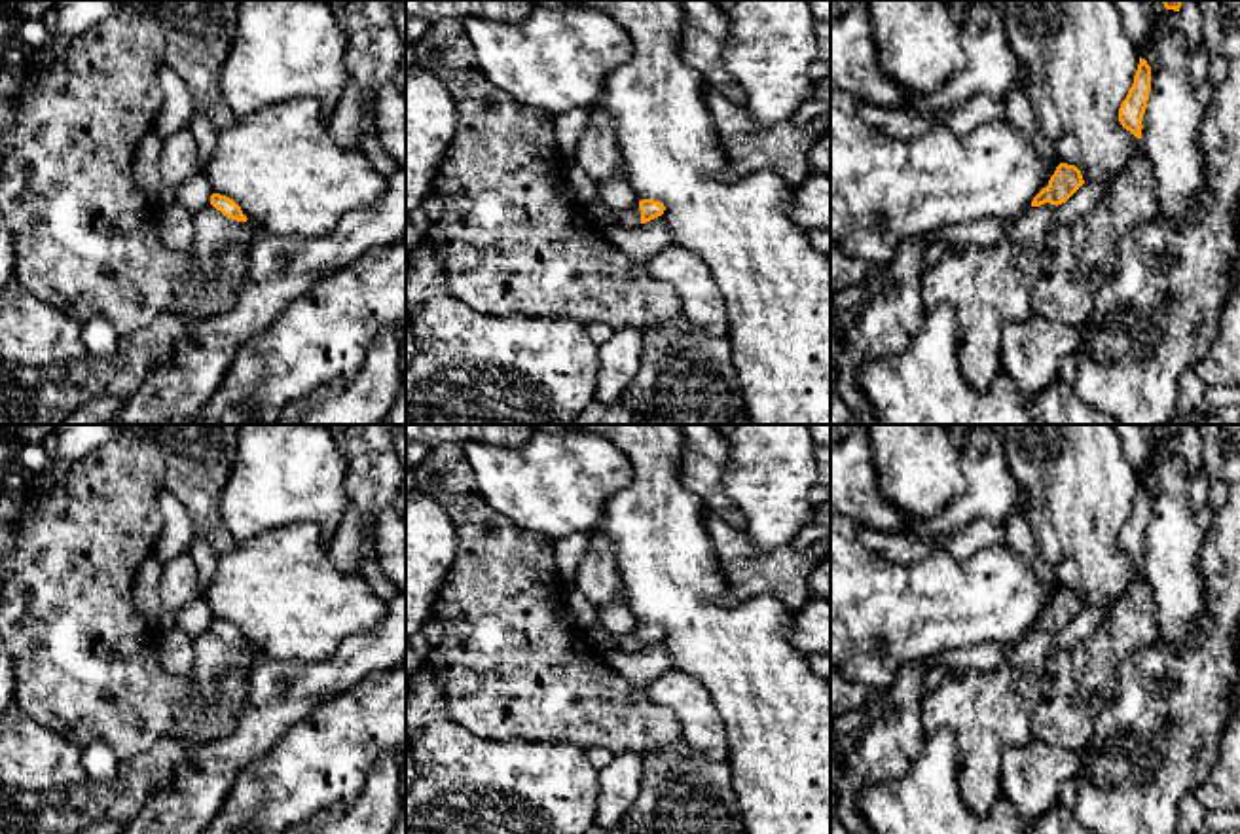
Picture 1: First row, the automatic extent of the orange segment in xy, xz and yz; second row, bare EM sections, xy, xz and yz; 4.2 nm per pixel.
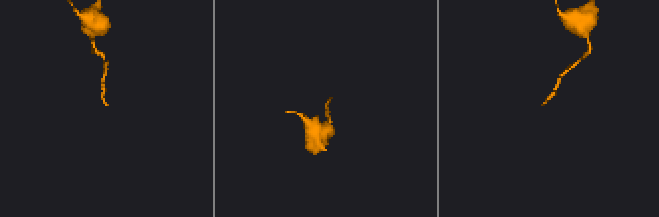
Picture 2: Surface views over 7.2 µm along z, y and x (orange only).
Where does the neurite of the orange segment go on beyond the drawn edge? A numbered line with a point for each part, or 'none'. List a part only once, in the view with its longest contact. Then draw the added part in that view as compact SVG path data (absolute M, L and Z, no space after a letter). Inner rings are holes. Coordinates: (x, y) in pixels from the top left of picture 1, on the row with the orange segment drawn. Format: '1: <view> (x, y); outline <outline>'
1: xy (215, 232); outline M207 205L193 216L195 239L191 250L195 252L195 263L199 273L214 277L218 273L218 254L224 248L250 248L254 231L248 222L237 222L224 216L212 205Z

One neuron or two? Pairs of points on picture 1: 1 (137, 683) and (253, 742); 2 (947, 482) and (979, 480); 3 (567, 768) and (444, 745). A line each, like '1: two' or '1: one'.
1: two
2: two
3: one

